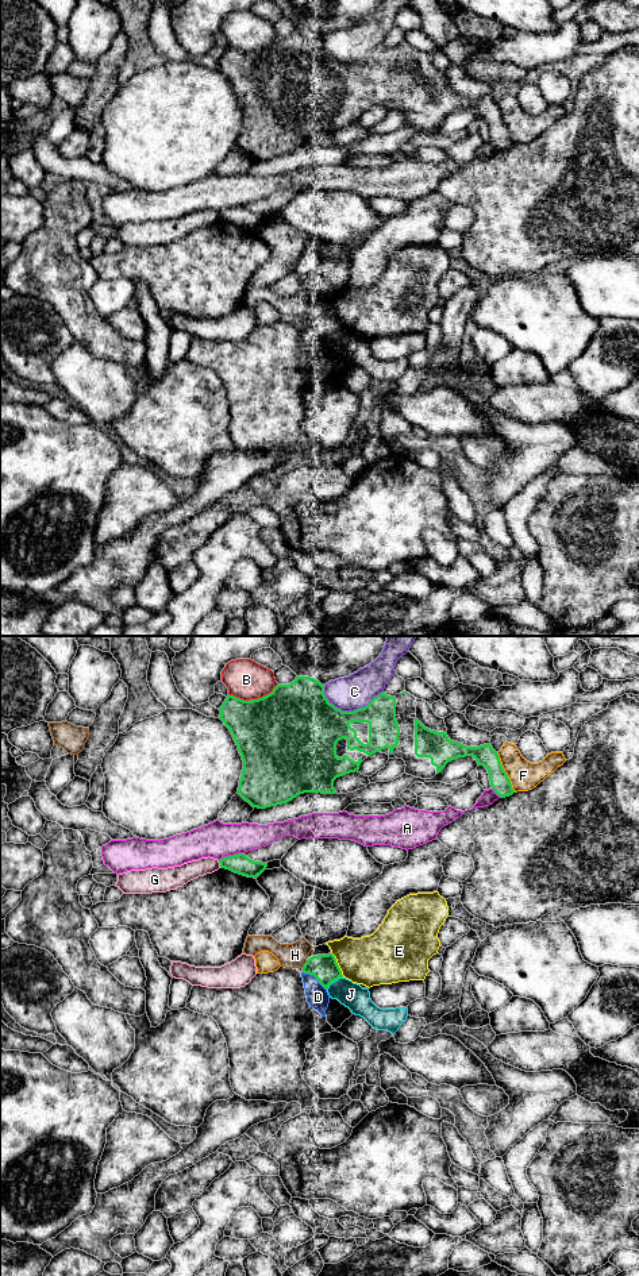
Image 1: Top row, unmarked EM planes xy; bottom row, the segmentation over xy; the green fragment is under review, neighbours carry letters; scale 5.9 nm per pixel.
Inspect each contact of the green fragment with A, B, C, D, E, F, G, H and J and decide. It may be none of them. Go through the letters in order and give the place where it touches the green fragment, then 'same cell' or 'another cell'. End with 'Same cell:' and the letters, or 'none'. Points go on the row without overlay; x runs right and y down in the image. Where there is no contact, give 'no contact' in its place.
A: meets green in xy at (230, 208); another cell
B: meets green in xy at (253, 51); another cell
C: meets green in xy at (347, 64); another cell
D: meets green in xy at (315, 328); another cell
E: meets green in xy at (337, 316); another cell
F: meets green in xy at (505, 124); another cell
G: meets green in xy at (219, 214); another cell
H: meets green in xy at (304, 316); another cell
J: meets green in xy at (334, 332); another cell
Same cell: none

